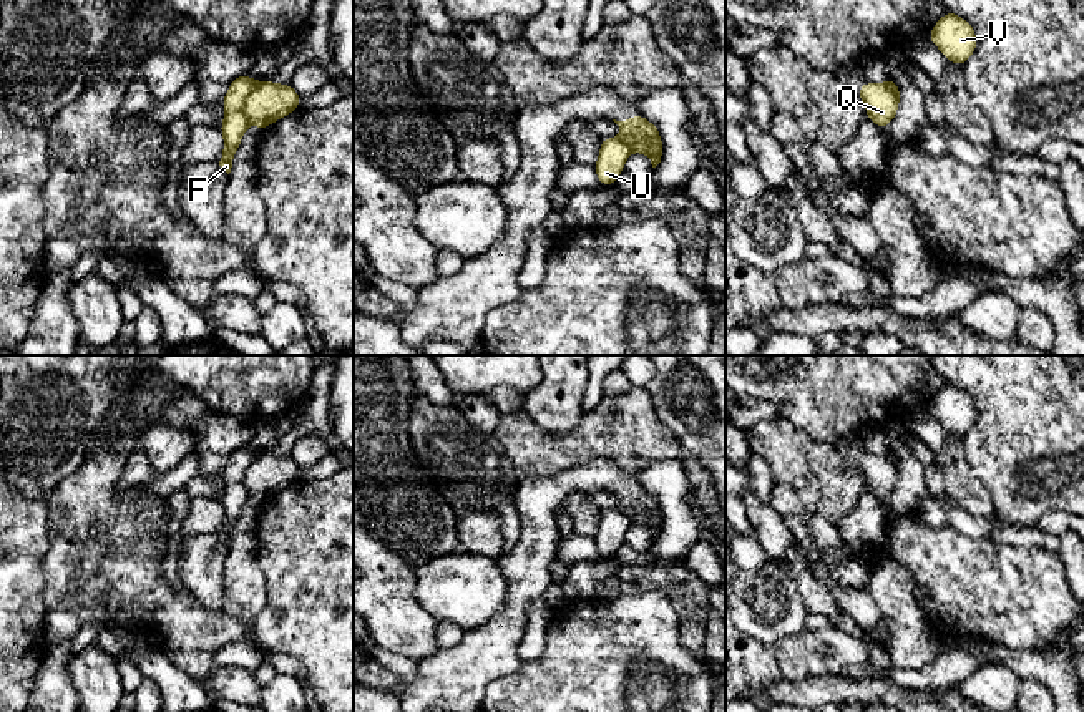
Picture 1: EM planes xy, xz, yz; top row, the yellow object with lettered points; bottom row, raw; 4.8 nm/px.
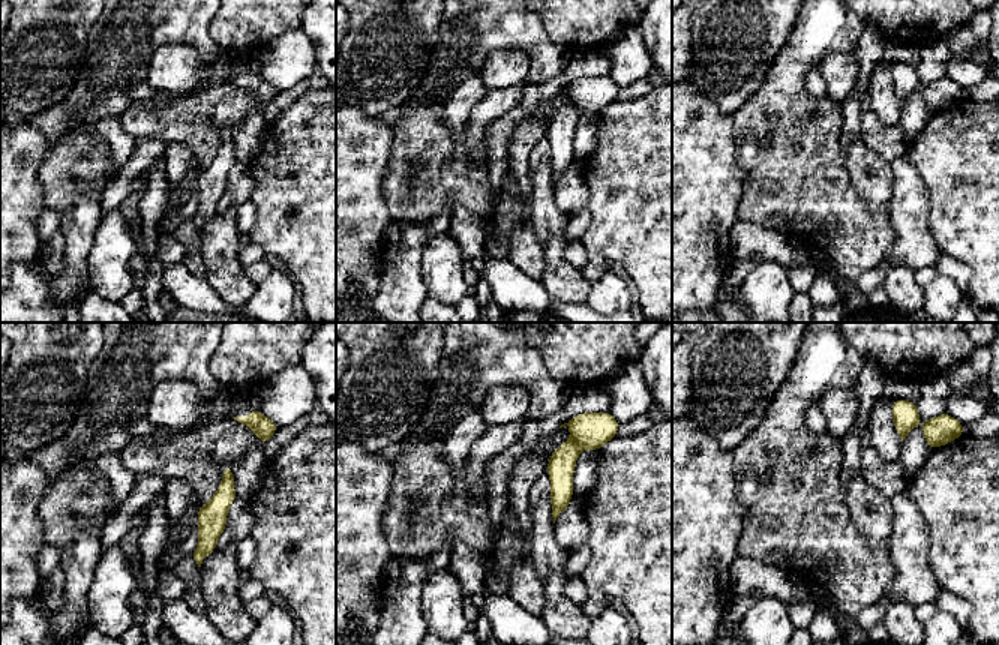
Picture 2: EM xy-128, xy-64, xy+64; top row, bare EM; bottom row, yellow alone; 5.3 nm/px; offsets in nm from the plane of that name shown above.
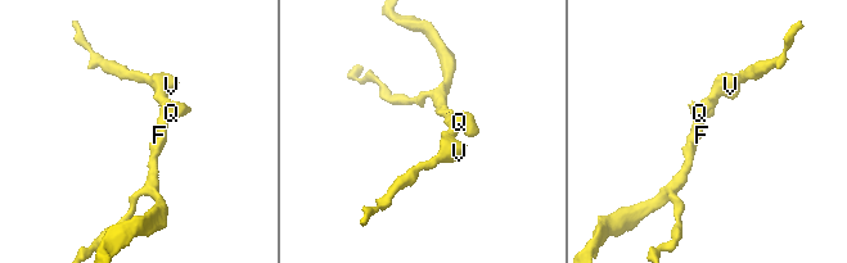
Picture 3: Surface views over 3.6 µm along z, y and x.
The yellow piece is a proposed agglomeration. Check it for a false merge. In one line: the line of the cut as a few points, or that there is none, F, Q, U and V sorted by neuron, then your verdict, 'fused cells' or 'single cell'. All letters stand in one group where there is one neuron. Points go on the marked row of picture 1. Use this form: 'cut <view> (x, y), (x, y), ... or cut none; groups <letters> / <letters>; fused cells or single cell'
cut xy (258, 83), (244, 103), (248, 121); groups F U V / Q; fused cells

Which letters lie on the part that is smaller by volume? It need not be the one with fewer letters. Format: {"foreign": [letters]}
{"foreign": ["Q"]}

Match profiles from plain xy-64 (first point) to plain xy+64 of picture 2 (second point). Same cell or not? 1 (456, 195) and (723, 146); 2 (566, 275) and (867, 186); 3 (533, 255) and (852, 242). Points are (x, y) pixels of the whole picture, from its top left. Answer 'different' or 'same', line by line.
1: different
2: same
3: same

